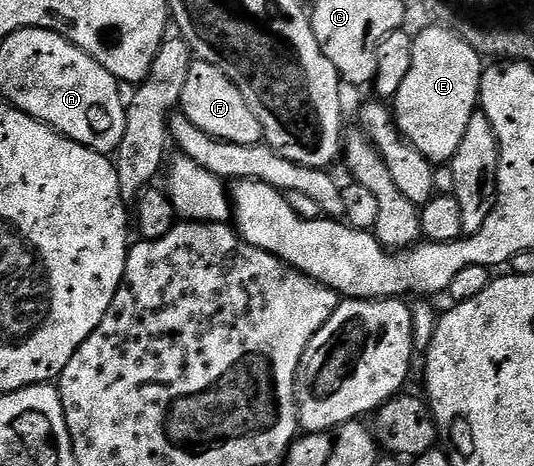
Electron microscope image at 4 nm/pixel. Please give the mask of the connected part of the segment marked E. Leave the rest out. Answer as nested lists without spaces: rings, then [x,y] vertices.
[[[426,27],[413,43],[413,67],[393,99],[393,116],[403,138],[432,163],[447,163],[461,147],[465,127],[479,103],[484,62],[466,39],[451,27]]]

